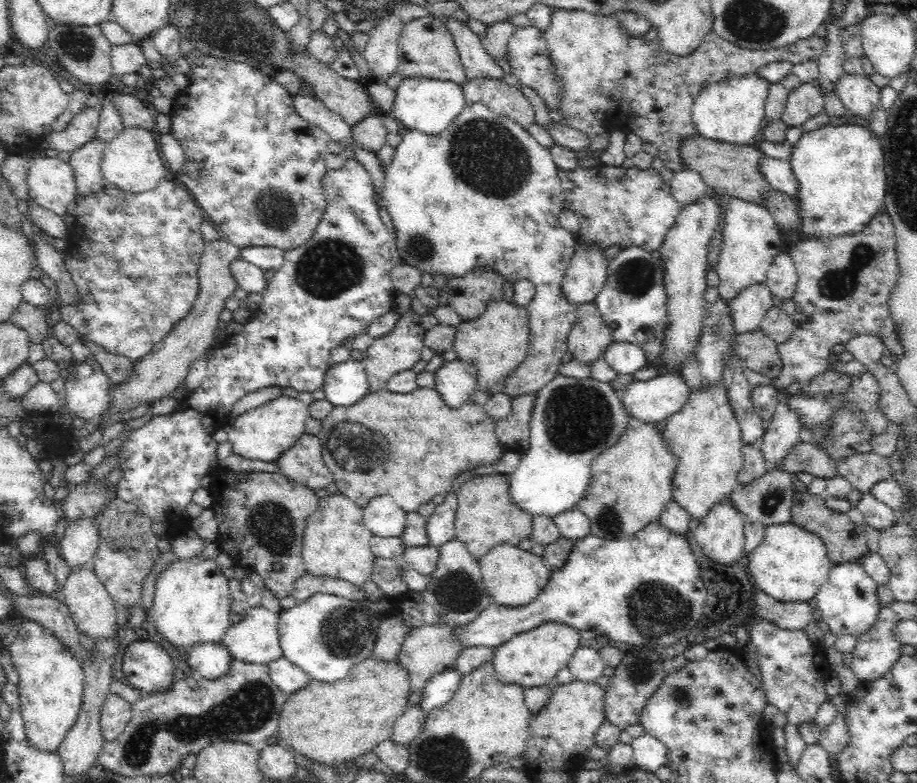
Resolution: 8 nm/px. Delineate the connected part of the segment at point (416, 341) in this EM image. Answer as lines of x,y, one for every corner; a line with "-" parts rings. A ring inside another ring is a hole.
412,310
402,314
396,328
390,334
375,339
368,349
363,352
362,363
364,363
369,382
368,393
386,390
391,376
403,370
410,370
416,362
421,360
420,353
424,346
425,330
419,325
418,317
419,314

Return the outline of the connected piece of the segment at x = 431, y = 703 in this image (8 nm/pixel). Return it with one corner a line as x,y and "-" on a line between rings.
454,668
435,674
421,691
418,706
422,707
427,714
429,710
446,704
456,694
462,677
462,673

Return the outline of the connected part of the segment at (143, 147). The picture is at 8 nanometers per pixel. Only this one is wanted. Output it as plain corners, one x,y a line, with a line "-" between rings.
128,128
114,137
104,148
101,160
105,186
114,185
126,192
141,193
152,190
166,178
168,170
160,158
158,137
155,132
140,128

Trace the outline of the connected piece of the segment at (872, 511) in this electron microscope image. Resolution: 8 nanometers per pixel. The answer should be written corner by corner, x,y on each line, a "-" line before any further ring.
870,492
863,494
862,499
856,504
865,519
865,527
880,534
886,530
894,529
897,526
896,514
886,504
870,495

